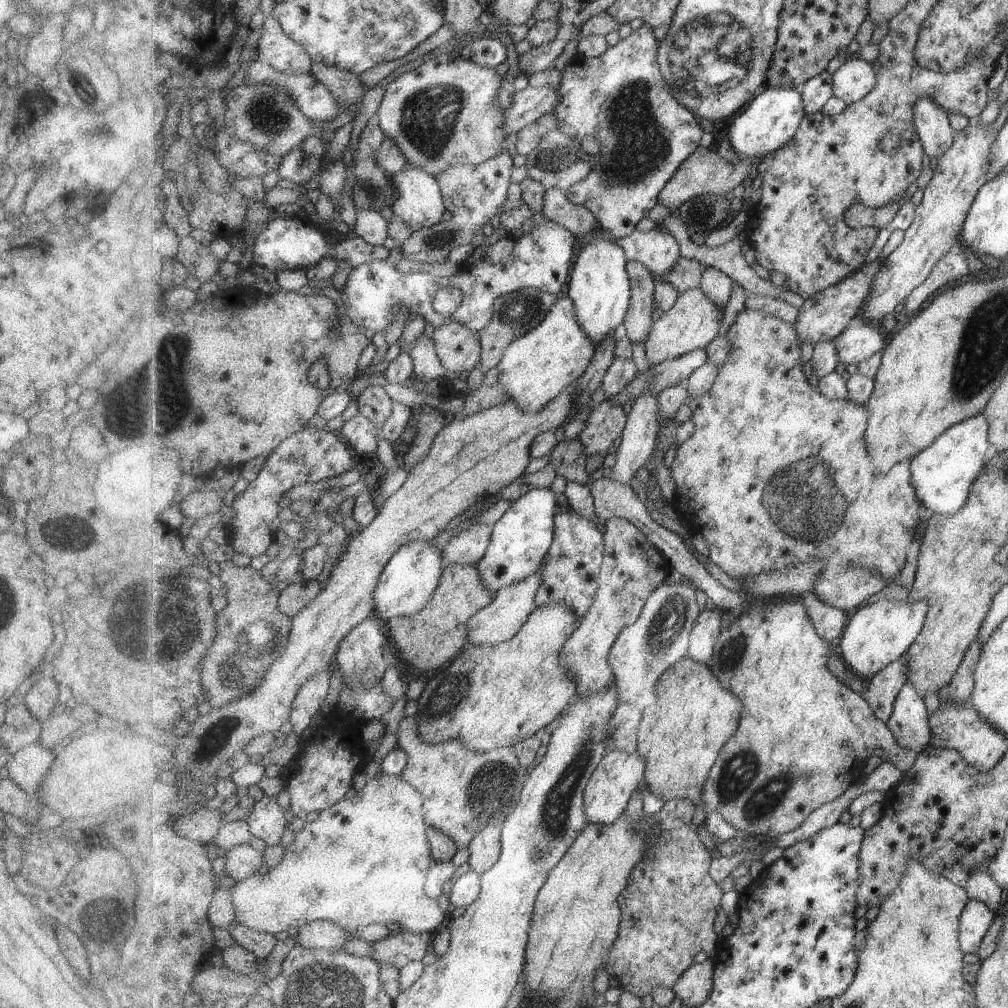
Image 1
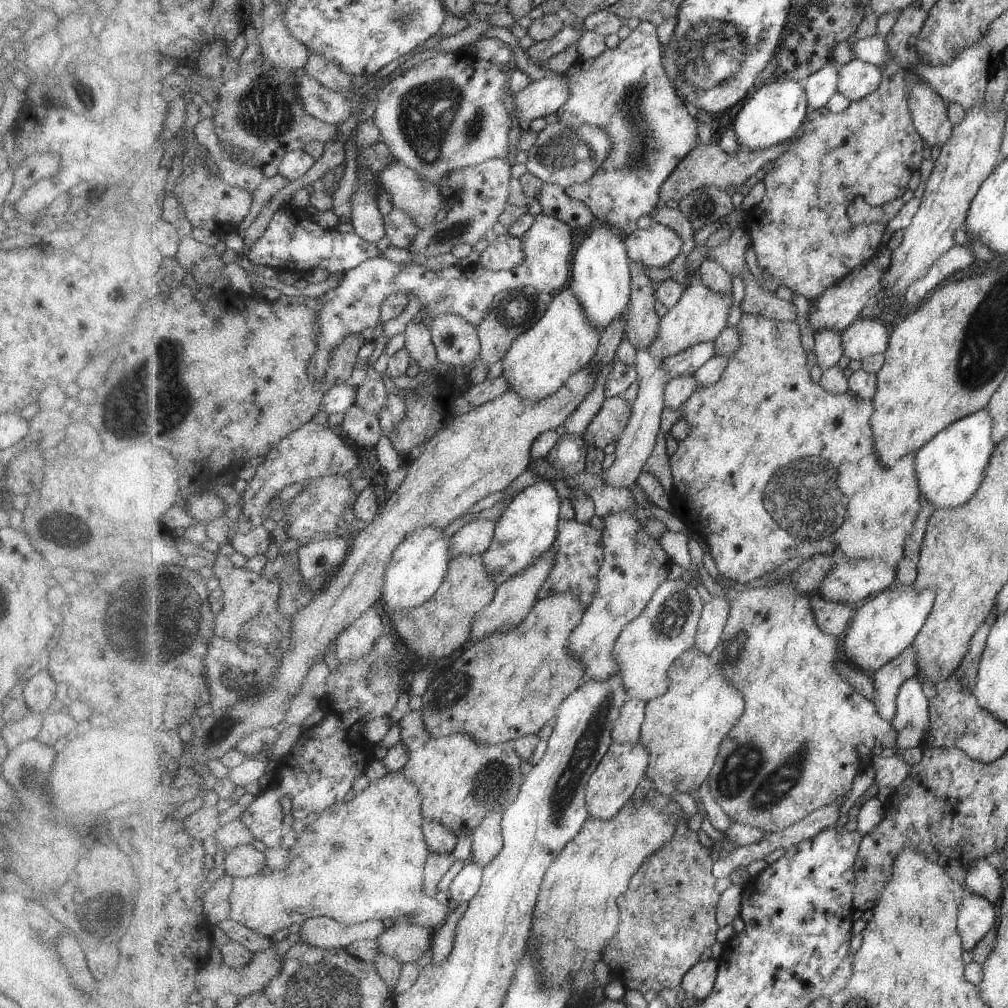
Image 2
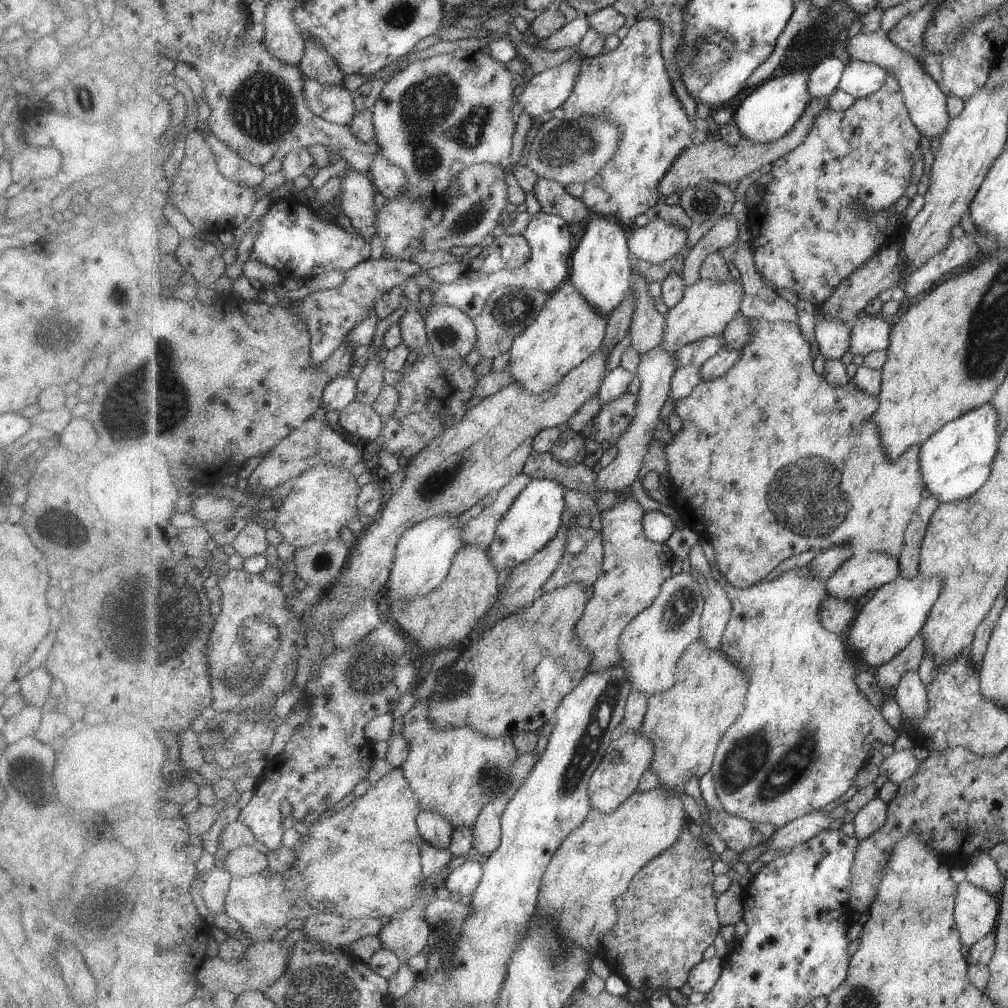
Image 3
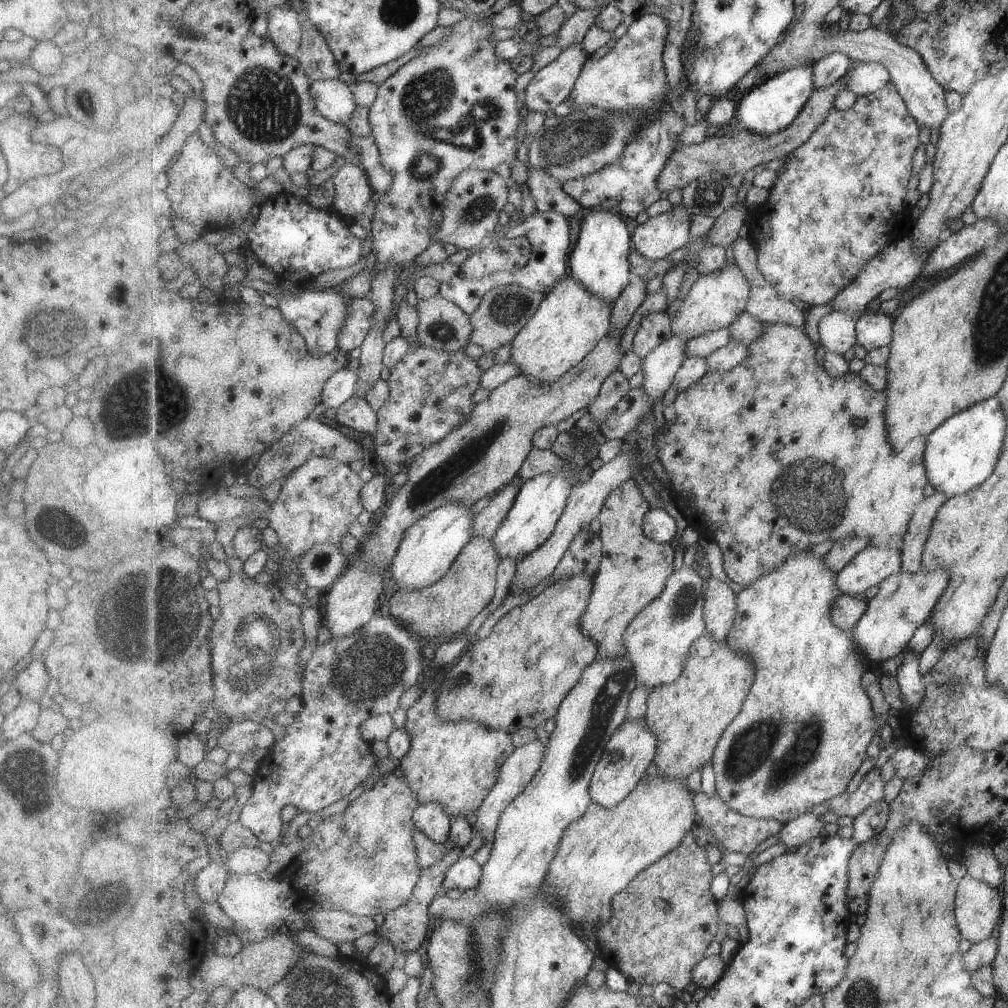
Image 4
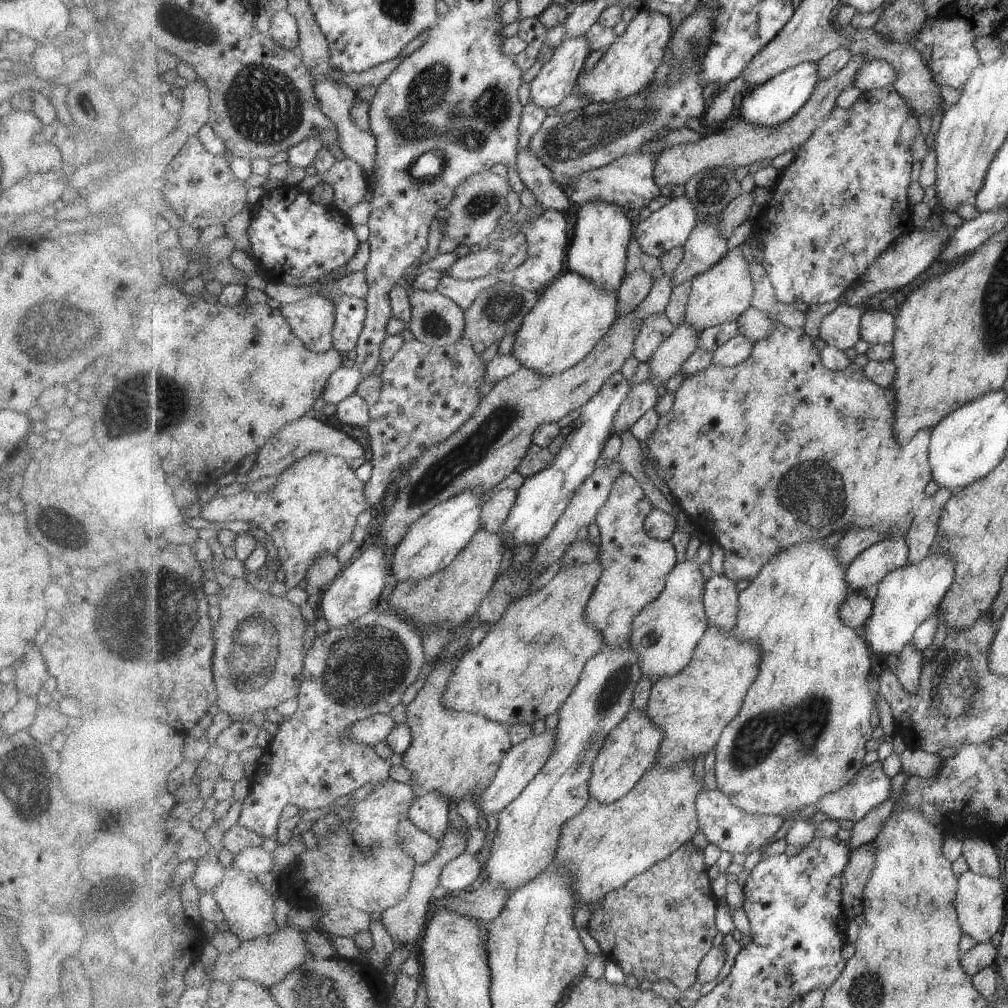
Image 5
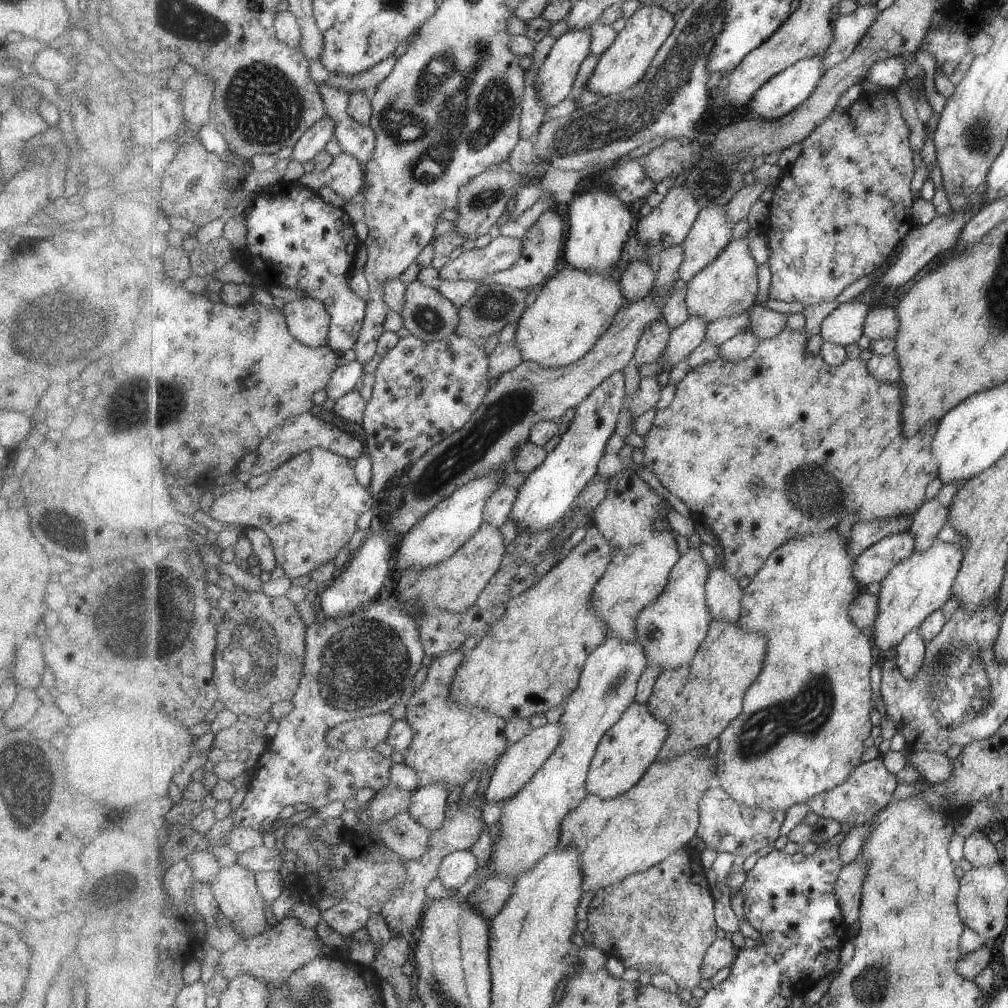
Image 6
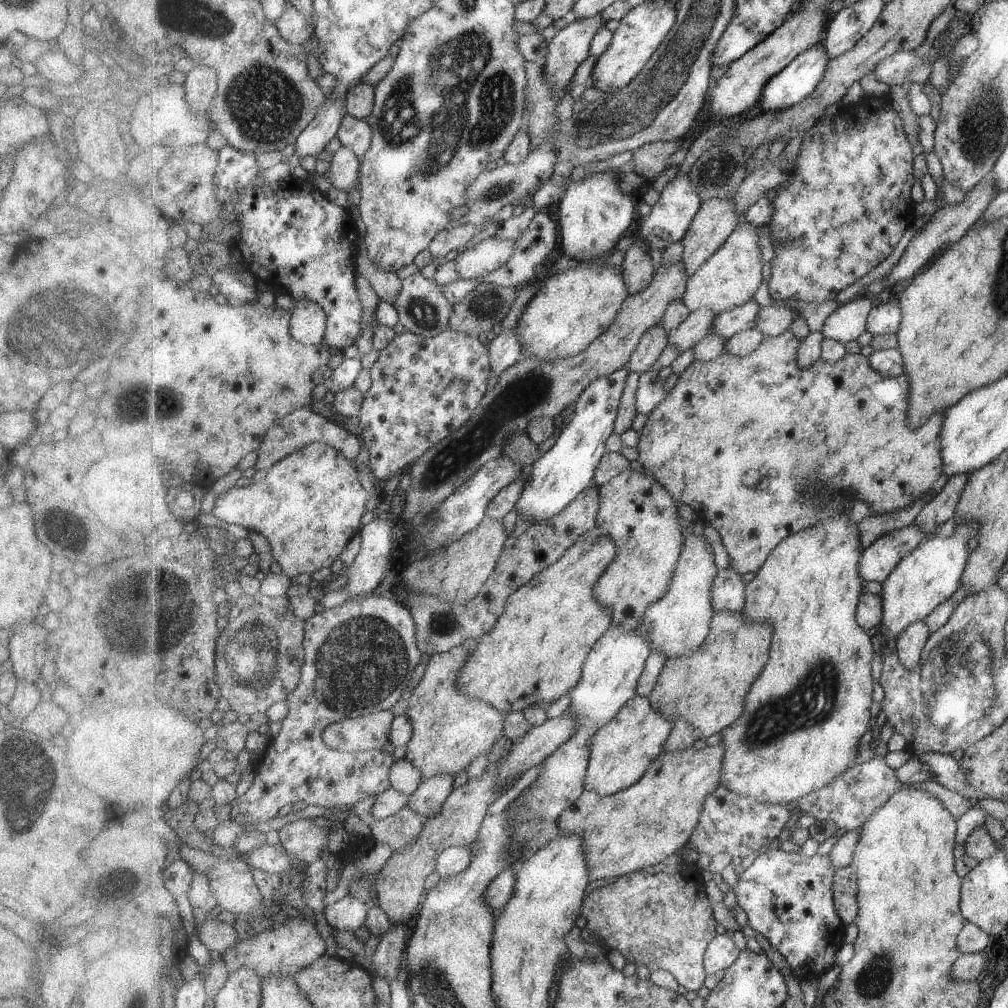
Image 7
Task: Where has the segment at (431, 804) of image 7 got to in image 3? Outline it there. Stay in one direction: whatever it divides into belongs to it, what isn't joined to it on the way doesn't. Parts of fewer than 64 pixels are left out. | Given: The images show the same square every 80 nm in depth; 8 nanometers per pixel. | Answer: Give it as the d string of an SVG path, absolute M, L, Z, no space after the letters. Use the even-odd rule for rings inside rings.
M422 810L418 824L425 843L440 849L448 849L451 846L454 826L445 817L433 811Z

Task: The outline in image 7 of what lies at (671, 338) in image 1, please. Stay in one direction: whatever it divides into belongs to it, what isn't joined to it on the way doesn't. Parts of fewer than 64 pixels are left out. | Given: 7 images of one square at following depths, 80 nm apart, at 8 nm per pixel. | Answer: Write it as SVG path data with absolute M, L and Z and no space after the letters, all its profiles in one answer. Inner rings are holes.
M743 221L729 240L711 256L705 266L688 278L686 294L682 298L685 305L693 312L699 308L711 308L715 315L729 311L737 306L744 306L753 300L755 292L764 281L766 263L761 256L761 246L757 235L757 226Z

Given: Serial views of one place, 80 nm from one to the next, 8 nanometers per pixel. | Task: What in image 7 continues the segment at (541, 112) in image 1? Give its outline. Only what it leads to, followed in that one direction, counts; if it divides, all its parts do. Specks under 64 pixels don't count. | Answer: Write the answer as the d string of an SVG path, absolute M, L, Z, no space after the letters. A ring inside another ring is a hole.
M597 14L593 18L570 19L565 28L556 32L543 65L553 88L570 88L577 68L592 56L591 42L604 26L605 18Z

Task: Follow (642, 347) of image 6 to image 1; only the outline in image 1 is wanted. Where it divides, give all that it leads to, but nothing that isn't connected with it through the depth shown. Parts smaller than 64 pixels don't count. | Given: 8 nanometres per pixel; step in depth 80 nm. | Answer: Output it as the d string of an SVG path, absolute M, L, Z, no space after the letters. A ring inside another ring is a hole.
M639 261L627 264L632 281L632 304L624 320L626 335L633 343L644 343L652 331L654 322L653 309L656 295L656 278L654 274Z

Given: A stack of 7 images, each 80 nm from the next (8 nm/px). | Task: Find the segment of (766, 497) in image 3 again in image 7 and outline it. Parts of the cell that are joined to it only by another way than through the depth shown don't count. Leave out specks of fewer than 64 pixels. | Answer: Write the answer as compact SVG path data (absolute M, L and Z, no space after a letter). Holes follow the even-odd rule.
M789 330L779 337L765 337L761 347L745 357L725 352L715 360L693 360L681 373L678 383L670 390L667 399L649 414L647 426L638 433L637 463L640 468L659 480L659 483L672 493L675 500L691 507L704 523L705 528L701 536L706 538L709 544L722 546L730 557L729 567L739 574L760 572L773 550L786 540L789 534L795 534L809 526L817 526L821 522L835 518L836 515L843 514L856 500L866 503L874 511L873 514L891 514L903 510L921 496L928 494L931 486L941 478L941 474L944 474L940 435L943 431L945 413L933 414L931 419L917 430L909 426L911 382L907 374L881 374L869 364L869 358L863 354L847 354L843 360L835 363L821 359L813 366L803 368L797 362L797 350L801 344L801 340L795 338L793 330Z

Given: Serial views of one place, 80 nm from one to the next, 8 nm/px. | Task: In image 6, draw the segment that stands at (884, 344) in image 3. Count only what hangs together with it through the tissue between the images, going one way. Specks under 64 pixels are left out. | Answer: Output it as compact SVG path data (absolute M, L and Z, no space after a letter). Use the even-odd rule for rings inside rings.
M873 308L865 320L864 332L870 340L896 338L900 332L900 314L896 308Z

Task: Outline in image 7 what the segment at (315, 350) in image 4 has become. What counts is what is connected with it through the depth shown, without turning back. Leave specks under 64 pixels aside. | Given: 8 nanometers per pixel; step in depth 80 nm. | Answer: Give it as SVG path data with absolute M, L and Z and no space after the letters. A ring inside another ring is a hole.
M299 300L294 303L291 314L290 333L298 342L307 345L324 343L328 318L319 303Z

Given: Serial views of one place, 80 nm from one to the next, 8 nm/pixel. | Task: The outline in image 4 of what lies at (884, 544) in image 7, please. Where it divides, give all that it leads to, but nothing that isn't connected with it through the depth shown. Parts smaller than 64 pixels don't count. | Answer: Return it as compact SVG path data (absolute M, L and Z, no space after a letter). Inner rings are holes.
M867 547L841 570L836 585L842 594L863 597L869 588L902 572L902 556L896 548Z

